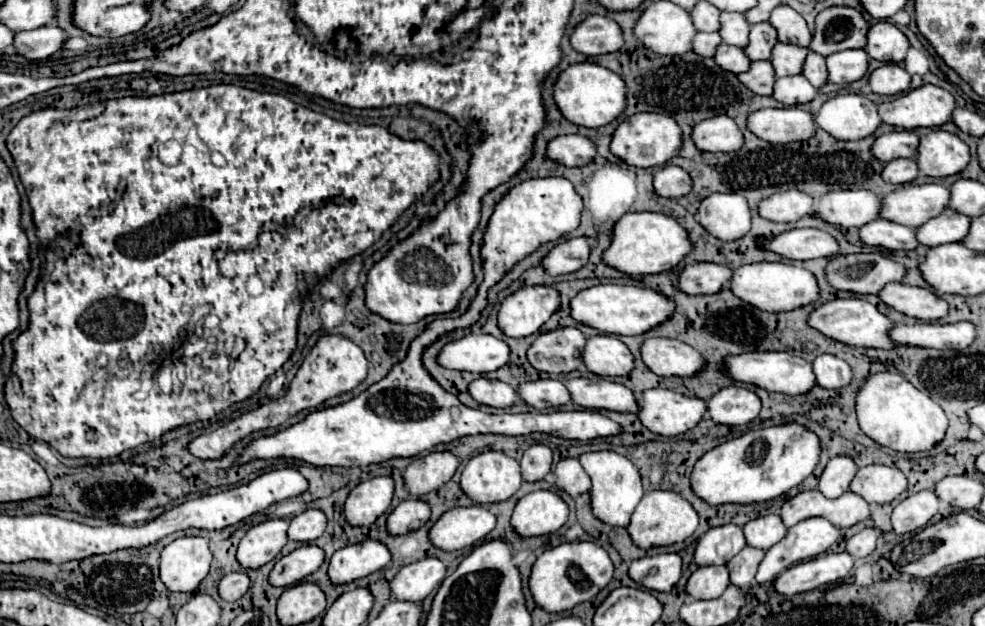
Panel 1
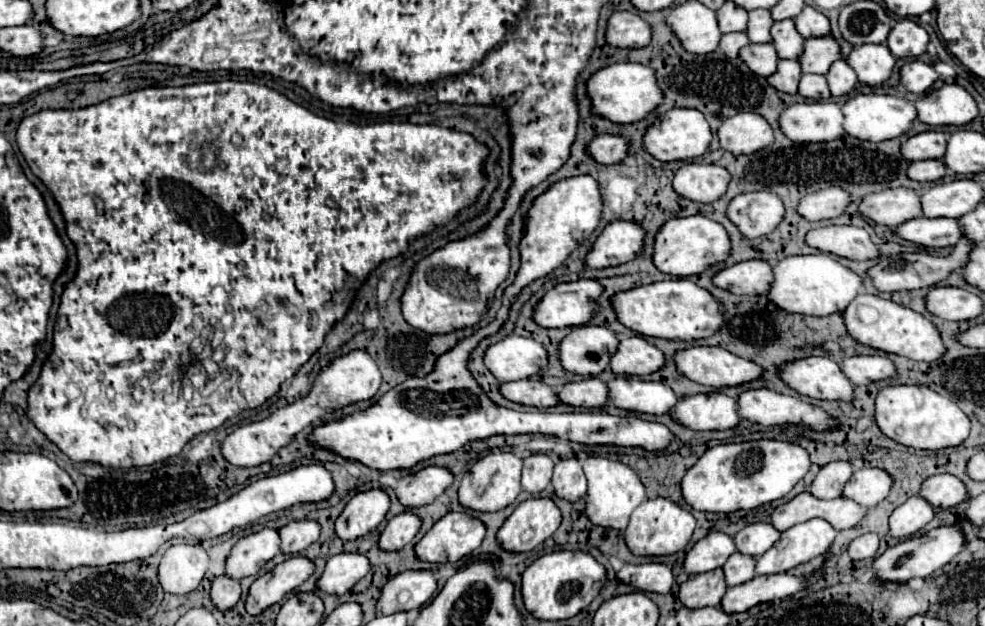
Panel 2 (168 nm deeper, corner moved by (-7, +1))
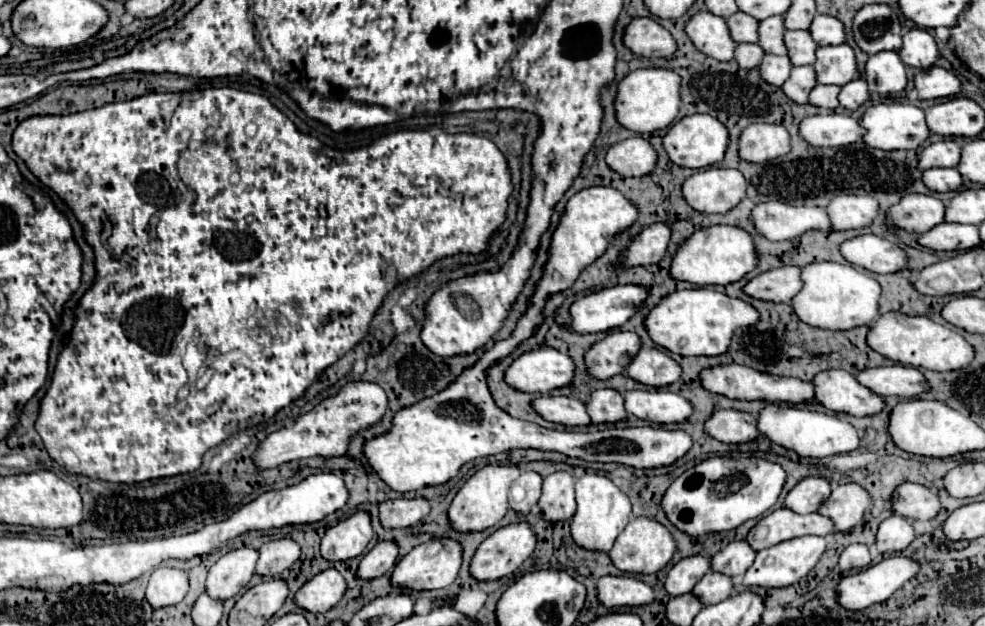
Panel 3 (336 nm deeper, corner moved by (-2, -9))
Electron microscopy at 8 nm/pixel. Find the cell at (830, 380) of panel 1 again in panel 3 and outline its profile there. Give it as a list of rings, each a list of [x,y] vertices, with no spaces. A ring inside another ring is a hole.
[[[892,365],[892,367],[874,367],[864,369],[856,375],[860,383],[866,383],[872,391],[880,395],[900,395],[900,397],[916,397],[928,391],[926,379],[916,367]]]

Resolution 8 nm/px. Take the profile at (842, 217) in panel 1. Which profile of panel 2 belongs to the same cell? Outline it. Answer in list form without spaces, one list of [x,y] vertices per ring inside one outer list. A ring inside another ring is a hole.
[[[885,189],[869,193],[859,203],[859,213],[877,225],[901,225],[907,219],[921,215],[919,197],[911,189]]]

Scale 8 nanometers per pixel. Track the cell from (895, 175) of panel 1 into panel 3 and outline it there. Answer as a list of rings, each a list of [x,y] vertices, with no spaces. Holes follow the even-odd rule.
[[[928,169],[924,171],[924,183],[932,191],[958,191],[964,183],[964,177],[958,169]]]

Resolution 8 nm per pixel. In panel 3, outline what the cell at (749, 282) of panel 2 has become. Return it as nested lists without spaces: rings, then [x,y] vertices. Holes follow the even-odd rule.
[[[778,267],[754,277],[744,291],[756,299],[774,303],[792,303],[792,297],[802,289],[802,267]]]

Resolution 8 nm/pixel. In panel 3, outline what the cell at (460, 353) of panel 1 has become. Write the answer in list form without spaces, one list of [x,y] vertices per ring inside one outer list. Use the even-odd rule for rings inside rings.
[[[536,349],[520,355],[506,371],[506,383],[526,393],[550,393],[574,381],[574,359],[556,349]]]

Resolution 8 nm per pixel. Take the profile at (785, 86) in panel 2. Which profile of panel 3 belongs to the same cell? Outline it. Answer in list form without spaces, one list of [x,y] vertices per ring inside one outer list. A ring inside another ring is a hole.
[[[794,67],[790,79],[782,85],[782,91],[786,91],[786,95],[796,103],[808,103],[808,95],[816,85],[818,77],[814,67]]]

